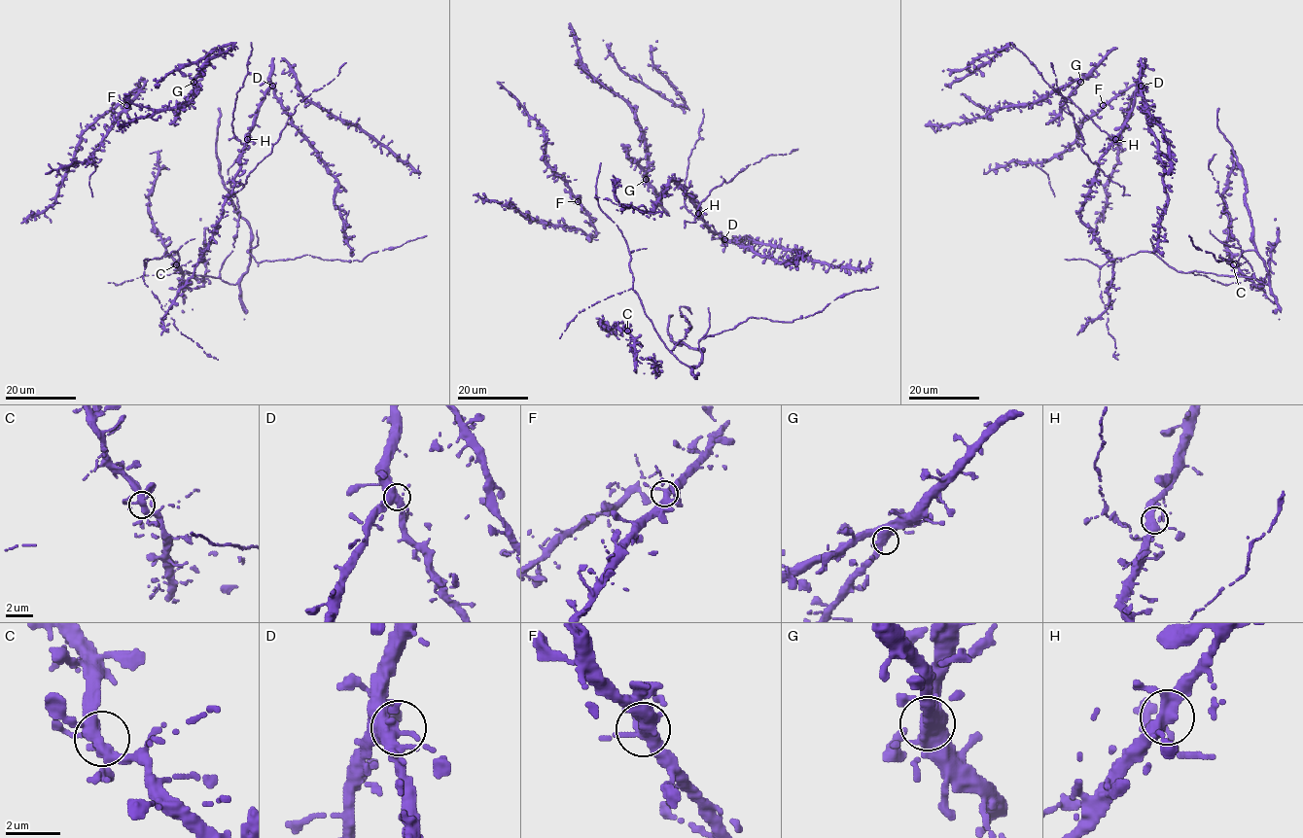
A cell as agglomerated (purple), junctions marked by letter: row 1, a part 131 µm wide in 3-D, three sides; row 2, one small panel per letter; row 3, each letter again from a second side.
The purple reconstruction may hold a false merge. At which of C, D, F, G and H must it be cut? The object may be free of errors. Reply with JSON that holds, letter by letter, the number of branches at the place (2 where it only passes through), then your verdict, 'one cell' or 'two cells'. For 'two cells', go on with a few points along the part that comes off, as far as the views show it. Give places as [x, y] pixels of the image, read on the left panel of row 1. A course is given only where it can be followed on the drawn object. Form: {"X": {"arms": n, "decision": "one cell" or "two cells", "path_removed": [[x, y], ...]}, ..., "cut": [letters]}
{"C": {"arms": 6, "decision": "one cell"}, "D": {"arms": 5, "decision": "one cell"}, "F": {"arms": 5, "decision": "one cell"}, "G": {"arms": 5, "decision": "one cell"}, "H": {"arms": 4, "decision": "one cell"}, "cut": []}

